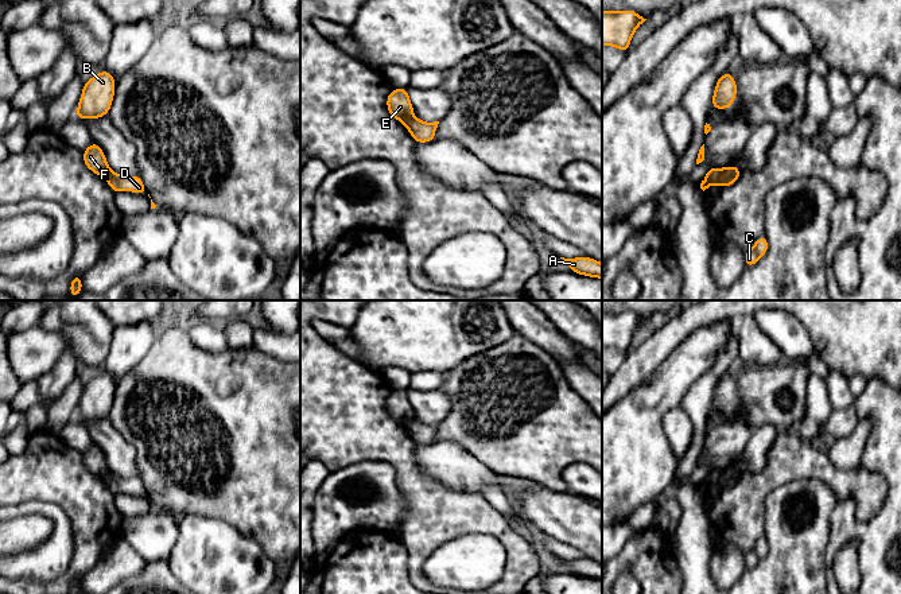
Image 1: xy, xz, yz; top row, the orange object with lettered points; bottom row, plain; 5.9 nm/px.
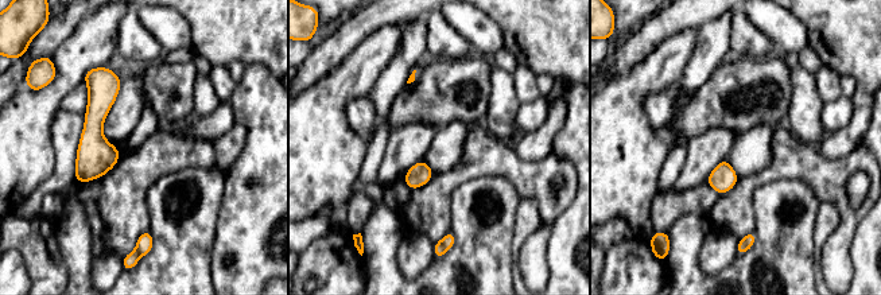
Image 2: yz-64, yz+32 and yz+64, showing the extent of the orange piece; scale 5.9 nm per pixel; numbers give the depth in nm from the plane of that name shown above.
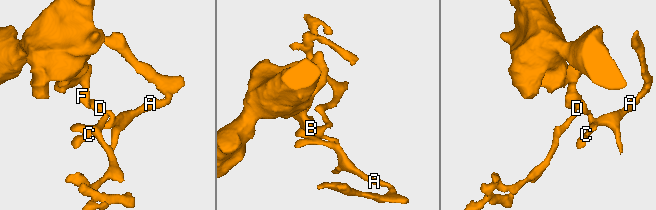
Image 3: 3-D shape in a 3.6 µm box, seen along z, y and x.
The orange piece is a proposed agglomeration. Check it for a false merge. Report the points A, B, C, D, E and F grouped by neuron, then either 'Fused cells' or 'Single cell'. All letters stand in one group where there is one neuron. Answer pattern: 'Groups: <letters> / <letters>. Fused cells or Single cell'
Groups: A C D / B E F. Fused cells

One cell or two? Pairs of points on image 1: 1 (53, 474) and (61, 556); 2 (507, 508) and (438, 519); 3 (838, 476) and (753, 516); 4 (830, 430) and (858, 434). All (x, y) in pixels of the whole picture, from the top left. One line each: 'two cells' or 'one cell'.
1: two cells
2: two cells
3: one cell
4: two cells

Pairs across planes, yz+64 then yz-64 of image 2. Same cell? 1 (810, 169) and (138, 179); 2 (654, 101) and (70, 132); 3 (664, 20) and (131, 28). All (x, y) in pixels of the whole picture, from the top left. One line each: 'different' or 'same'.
1: same
2: same
3: different

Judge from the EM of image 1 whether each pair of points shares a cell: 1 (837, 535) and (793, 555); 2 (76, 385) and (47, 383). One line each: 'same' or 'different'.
1: different
2: different

